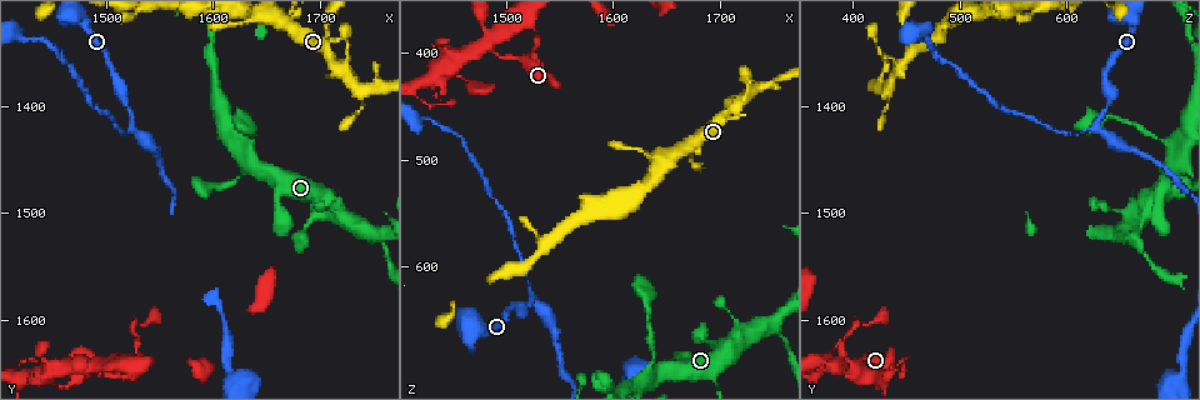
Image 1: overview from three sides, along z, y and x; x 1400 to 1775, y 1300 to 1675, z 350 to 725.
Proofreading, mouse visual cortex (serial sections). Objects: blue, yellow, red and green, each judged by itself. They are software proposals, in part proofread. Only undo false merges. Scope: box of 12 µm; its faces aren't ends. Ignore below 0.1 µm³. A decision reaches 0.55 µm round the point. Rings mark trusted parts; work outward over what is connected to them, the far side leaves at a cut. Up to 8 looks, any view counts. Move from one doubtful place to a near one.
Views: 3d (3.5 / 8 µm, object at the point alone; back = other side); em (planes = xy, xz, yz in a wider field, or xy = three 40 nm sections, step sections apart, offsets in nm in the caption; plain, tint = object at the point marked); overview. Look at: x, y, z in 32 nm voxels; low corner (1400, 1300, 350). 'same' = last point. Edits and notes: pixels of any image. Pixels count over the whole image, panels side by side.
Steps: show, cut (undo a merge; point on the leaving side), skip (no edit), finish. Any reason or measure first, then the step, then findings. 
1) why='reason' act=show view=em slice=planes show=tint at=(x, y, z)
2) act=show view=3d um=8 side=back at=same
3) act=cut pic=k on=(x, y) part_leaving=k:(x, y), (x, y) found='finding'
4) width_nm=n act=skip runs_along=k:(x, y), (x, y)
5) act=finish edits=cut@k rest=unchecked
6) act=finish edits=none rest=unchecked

act=show view=3d um=3.5 at=(1634, 1444, 698)

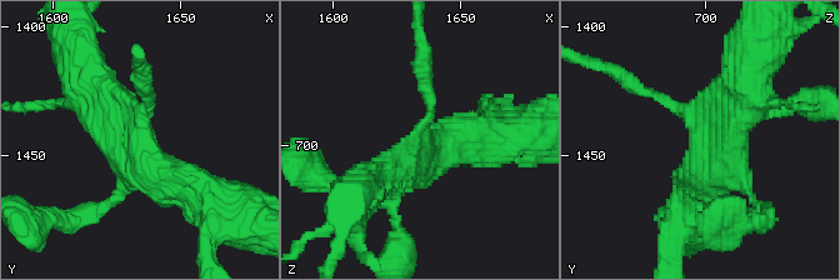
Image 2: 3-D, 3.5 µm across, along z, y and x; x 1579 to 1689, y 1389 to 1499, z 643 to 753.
arms=4 arm_widths_nm=150,150,450,500 act=show view=em slice=xy step=3 show=tint at=(1635, 1443, 701)

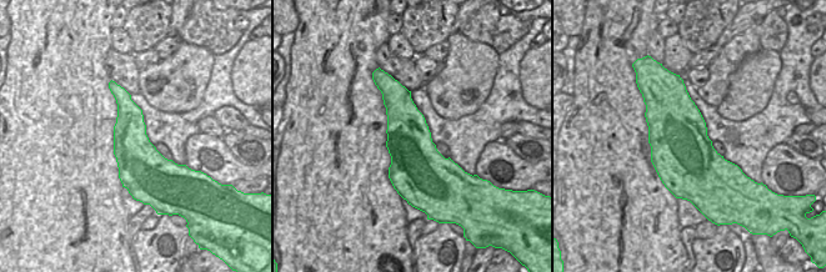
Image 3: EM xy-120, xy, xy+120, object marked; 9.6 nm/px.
act=skip runs_along=2:(203, 195), (153, 173), (95, 91) found='one cell here'

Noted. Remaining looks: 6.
why='abrupt turn' act=show view=3d um=8 at=(1524, 1416, 628)

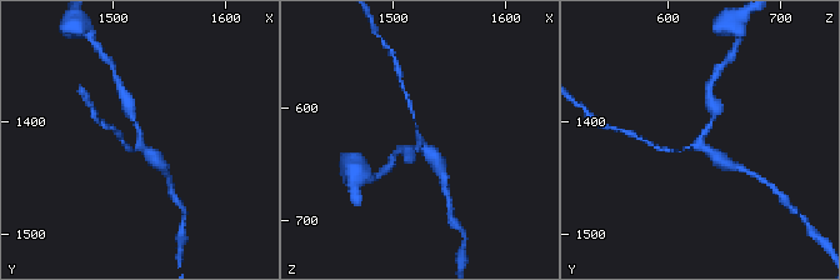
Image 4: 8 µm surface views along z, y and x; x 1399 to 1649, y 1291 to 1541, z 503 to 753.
why='zoom in' act=show view=3d um=3.5 at=(1526, 1416, 628)

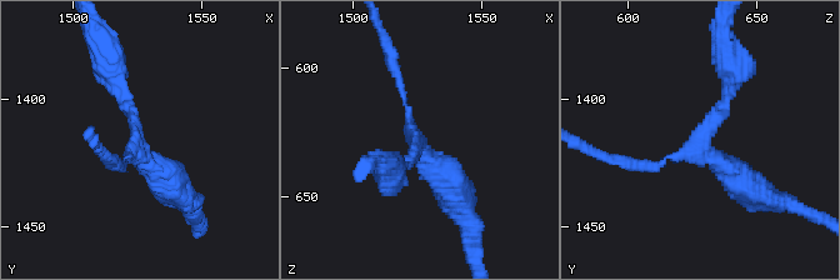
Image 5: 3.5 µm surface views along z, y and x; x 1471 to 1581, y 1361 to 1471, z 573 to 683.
arms=3 arm_widths_nm=100,200,400 act=show view=em slice=planes show=tint at=(1524, 1417, 627)

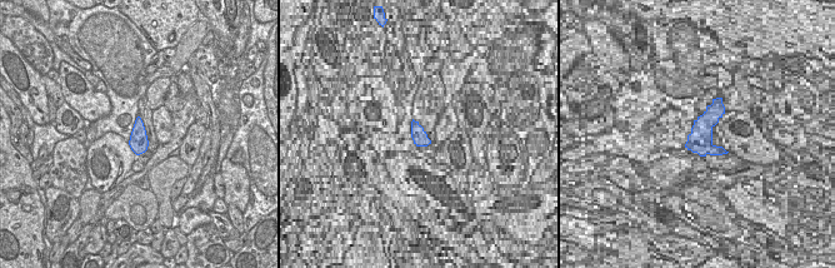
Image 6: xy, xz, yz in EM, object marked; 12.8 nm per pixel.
act=skip runs_along=5:(735, 71), (690, 151), (633, 163) found='continuous, no second cell'

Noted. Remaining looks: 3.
why='sharp bend' act=show view=3d um=3.5 at=(1738, 1386, 432)

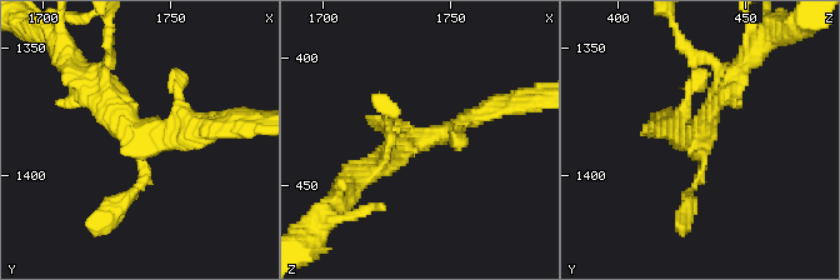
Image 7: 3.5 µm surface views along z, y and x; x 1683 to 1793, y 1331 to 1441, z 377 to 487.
why='now the EM' act=show view=em slice=planes show=tint at=(1737, 1387, 432)

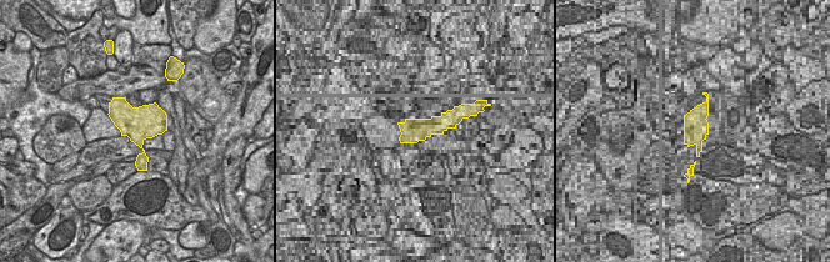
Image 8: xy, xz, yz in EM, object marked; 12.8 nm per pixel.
act=show view=em slice=xy step=5 show=tint at=same

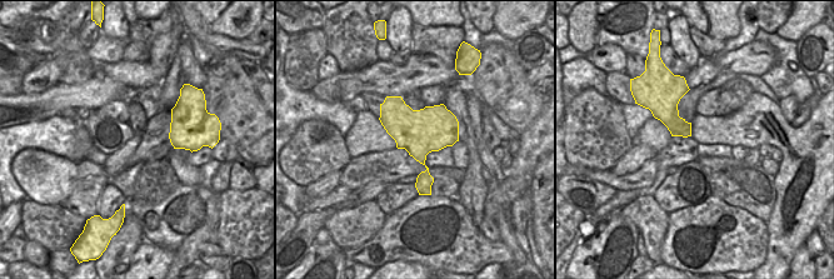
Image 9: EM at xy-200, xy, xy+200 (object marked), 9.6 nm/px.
width_nm=440 act=skip runs_along=7:(366, 171), (493, 108) found='continuous, no second cell'

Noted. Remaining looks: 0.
act=finish edits=none rest=unchecked

